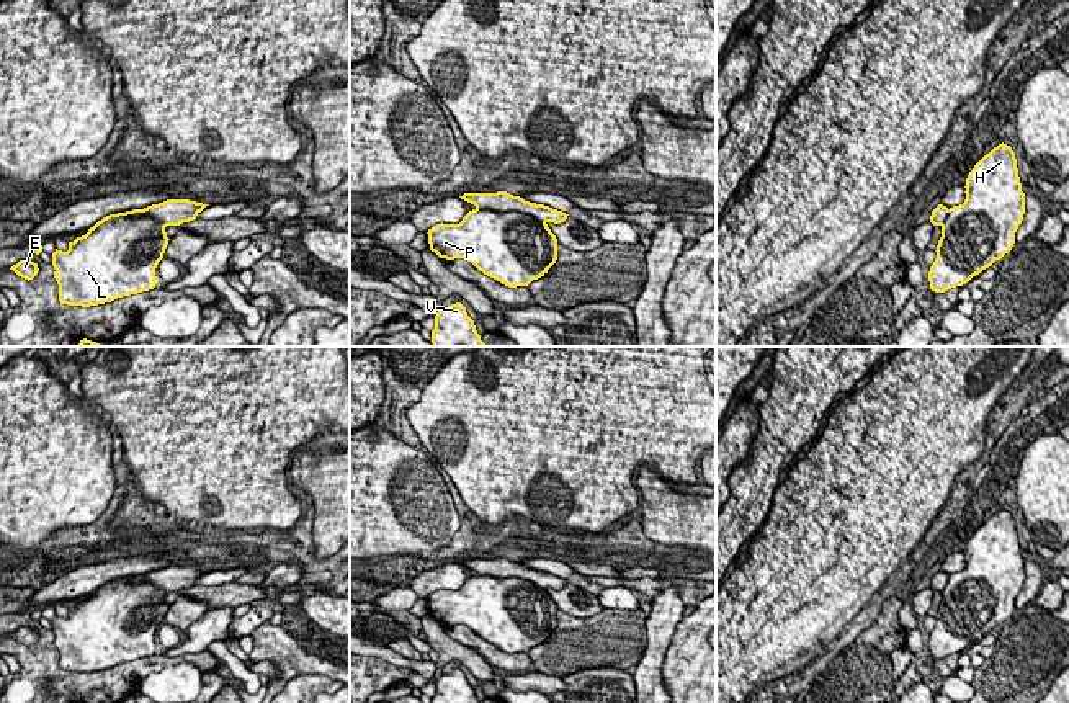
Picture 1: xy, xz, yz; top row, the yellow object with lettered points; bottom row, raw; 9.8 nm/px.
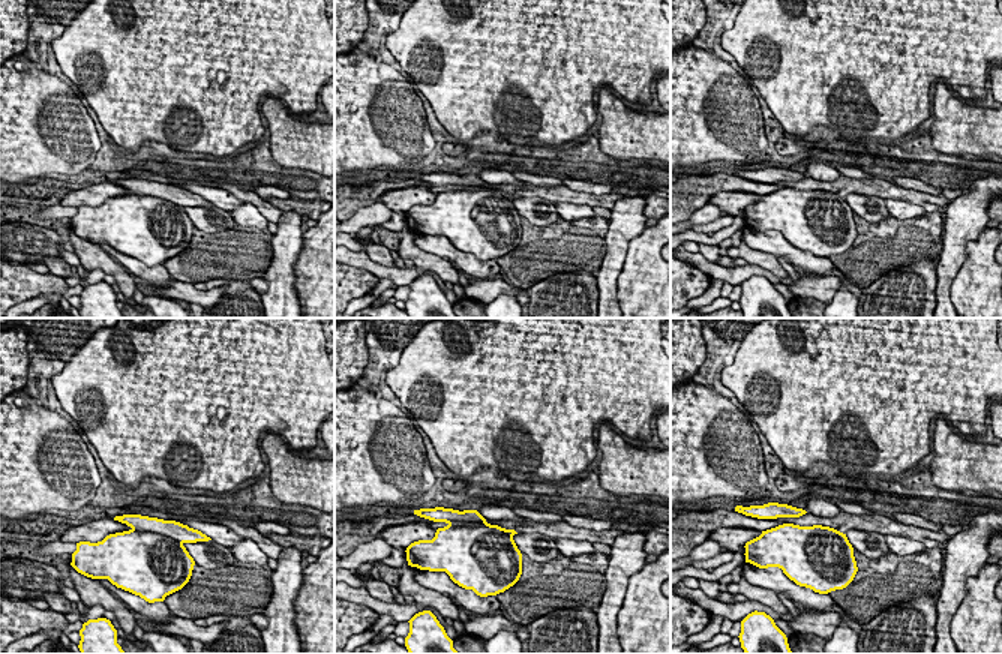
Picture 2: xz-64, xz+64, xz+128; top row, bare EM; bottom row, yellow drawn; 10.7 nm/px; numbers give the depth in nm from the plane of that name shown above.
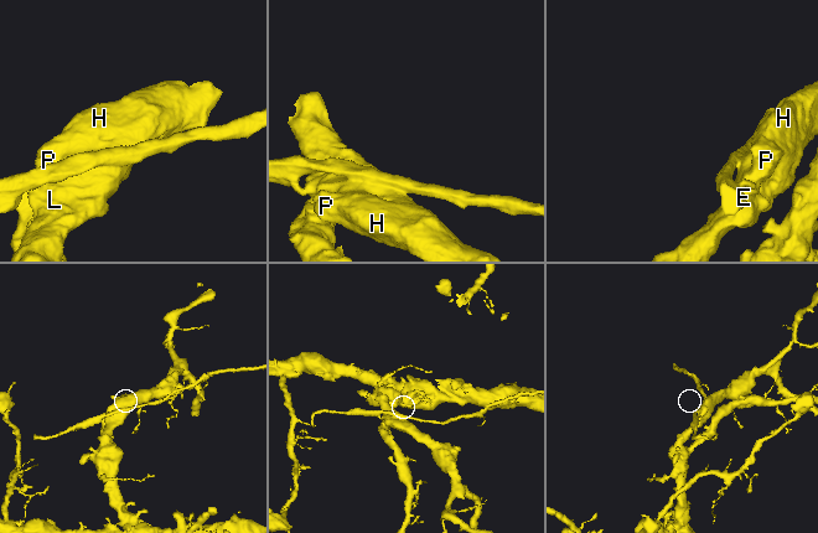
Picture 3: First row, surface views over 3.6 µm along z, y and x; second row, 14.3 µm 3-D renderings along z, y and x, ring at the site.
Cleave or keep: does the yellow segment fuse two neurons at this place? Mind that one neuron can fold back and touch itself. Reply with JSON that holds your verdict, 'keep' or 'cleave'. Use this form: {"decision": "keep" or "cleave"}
{"decision": "cleave"}

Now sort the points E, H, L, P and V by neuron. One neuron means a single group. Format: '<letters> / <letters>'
E / H L P V

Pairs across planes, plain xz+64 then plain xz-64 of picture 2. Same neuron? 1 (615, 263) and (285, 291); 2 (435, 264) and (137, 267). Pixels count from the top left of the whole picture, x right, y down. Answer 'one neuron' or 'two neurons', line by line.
1: one neuron
2: two neurons

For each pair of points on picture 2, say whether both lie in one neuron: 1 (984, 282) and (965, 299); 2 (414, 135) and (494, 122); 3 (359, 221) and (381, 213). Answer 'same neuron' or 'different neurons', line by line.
1: same neuron
2: different neurons
3: same neuron

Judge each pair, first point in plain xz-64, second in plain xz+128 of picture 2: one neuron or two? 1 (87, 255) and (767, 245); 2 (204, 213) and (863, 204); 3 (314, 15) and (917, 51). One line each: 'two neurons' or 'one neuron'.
1: two neurons
2: one neuron
3: one neuron

